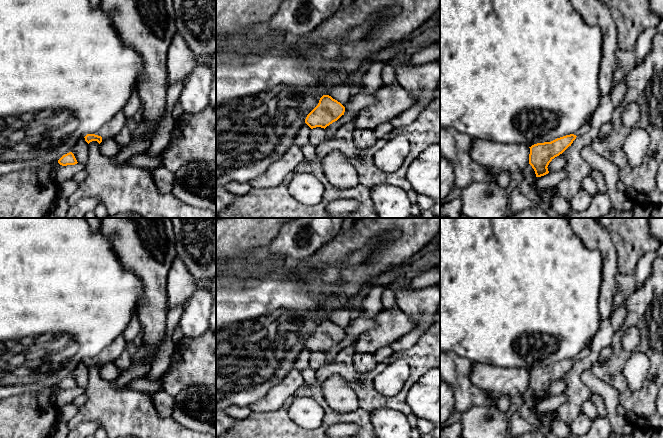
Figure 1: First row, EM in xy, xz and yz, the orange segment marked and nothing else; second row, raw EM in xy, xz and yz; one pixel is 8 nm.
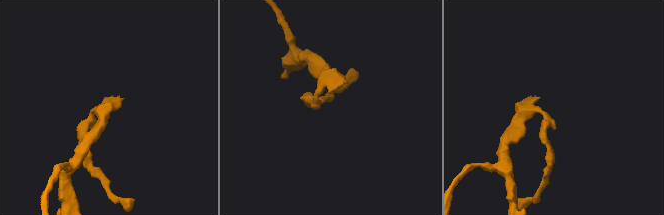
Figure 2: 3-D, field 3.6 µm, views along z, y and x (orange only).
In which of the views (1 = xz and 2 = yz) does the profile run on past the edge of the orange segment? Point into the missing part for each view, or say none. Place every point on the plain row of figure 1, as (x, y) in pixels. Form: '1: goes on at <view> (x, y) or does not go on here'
1: does not go on here
2: goes on at yz (585, 352)

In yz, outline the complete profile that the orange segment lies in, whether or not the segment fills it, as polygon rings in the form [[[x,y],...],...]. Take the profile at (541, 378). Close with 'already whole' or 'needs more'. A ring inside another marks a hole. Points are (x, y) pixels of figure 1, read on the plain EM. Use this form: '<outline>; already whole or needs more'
[[[591,343],[574,358],[557,362],[551,366],[537,367],[529,371],[529,388],[534,393],[536,401],[541,401],[549,397],[547,392],[549,387],[571,370],[577,360],[588,356],[590,346]]]; needs more

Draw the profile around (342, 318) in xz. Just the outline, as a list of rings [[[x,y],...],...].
[[[335,310],[329,315],[329,320],[340,326],[344,331],[349,326],[354,314],[349,310]]]

